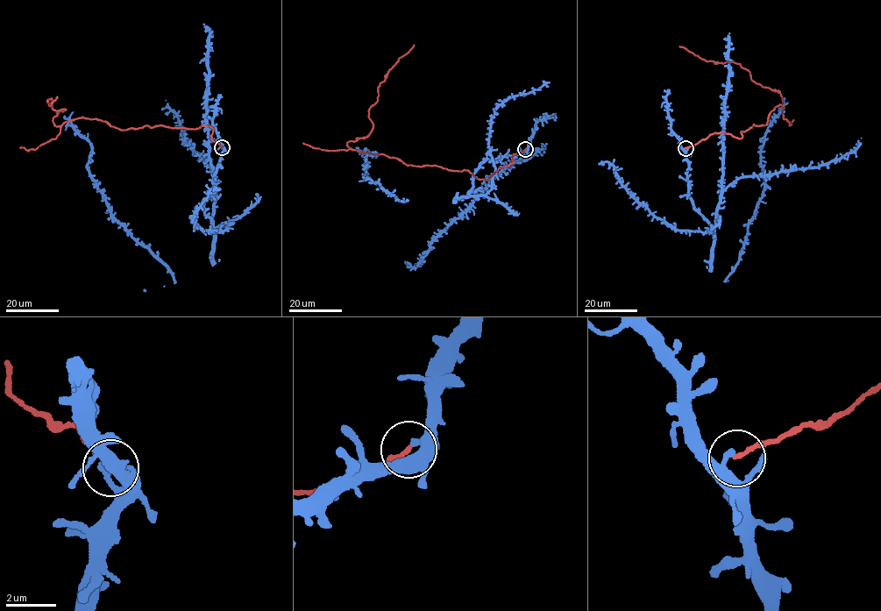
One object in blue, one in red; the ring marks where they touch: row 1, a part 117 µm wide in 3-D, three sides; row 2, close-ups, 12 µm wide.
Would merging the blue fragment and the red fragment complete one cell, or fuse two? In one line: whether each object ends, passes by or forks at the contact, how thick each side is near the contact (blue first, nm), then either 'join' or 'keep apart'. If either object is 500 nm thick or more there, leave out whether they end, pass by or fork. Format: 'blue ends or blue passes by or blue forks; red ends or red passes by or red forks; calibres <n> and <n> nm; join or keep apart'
blue ends; red ends; calibres 200 and 160 nm; keep apart

